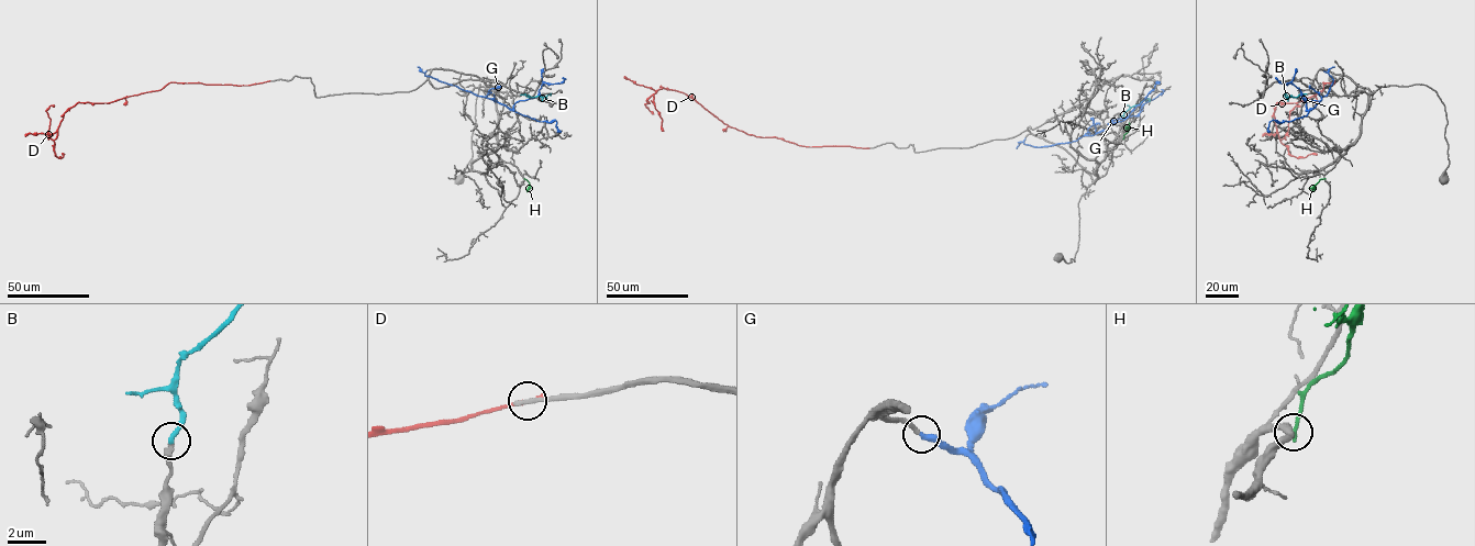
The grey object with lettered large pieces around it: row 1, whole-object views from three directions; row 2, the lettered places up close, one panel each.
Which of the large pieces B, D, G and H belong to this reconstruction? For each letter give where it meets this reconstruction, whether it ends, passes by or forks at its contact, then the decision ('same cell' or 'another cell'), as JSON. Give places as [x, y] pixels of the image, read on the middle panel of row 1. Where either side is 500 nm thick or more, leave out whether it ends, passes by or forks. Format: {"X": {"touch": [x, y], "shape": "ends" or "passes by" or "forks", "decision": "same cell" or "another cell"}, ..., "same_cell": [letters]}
{"B": {"touch": [1123, 120], "shape": "ends", "decision": "same cell"}, "D": {"touch": [867, 148], "shape": "ends", "decision": "another cell"}, "G": {"touch": [1024, 137], "shape": "ends", "decision": "same cell"}, "H": {"touch": [1123, 138], "shape": "ends", "decision": "another cell"}, "same_cell": ["B", "G"]}

